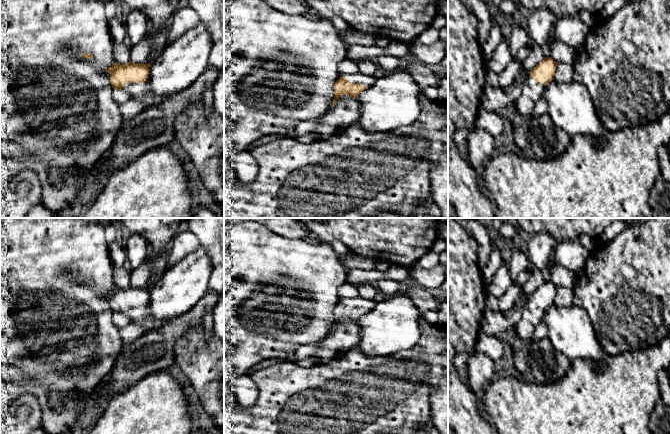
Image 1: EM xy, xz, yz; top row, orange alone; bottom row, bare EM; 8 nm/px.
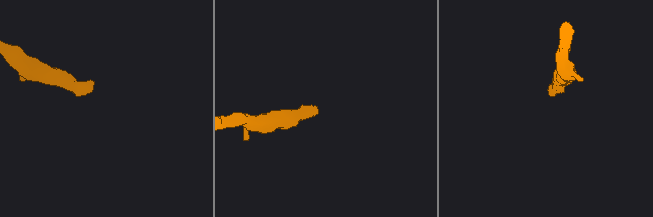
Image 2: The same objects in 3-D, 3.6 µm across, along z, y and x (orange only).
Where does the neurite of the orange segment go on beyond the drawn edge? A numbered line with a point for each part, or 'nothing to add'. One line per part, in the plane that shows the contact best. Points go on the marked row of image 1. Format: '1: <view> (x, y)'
1: xy (138, 91)

